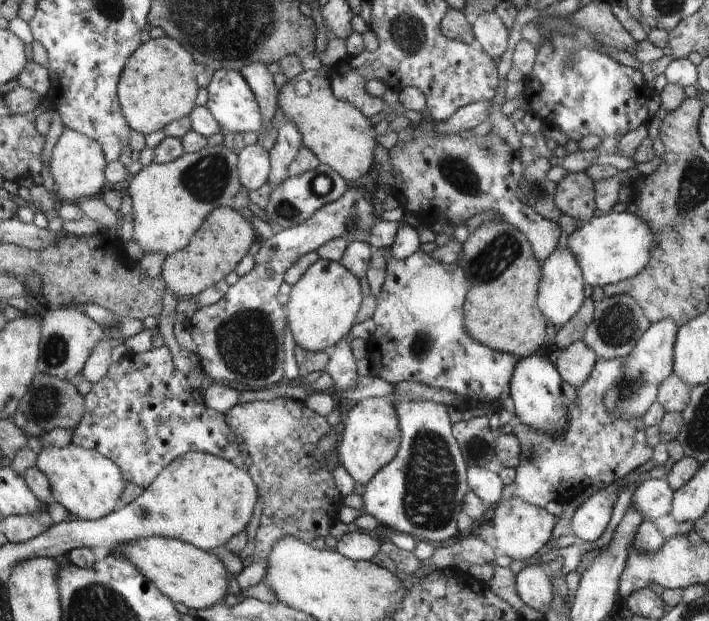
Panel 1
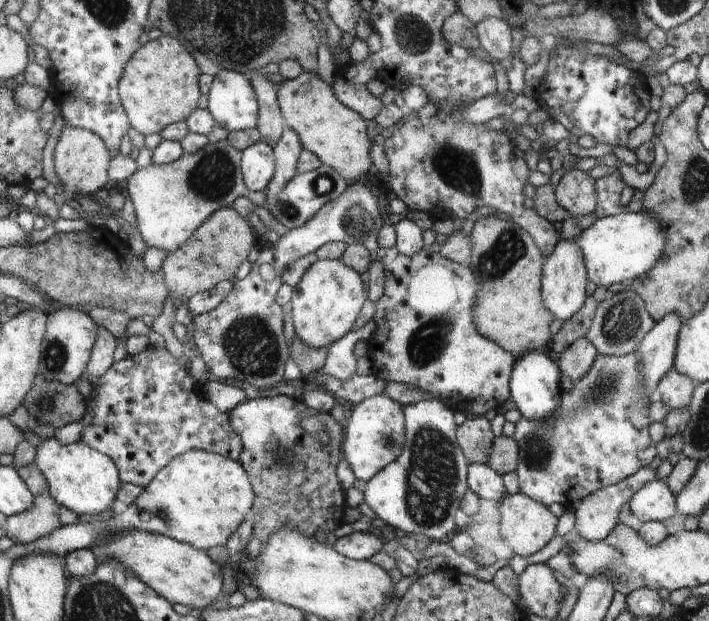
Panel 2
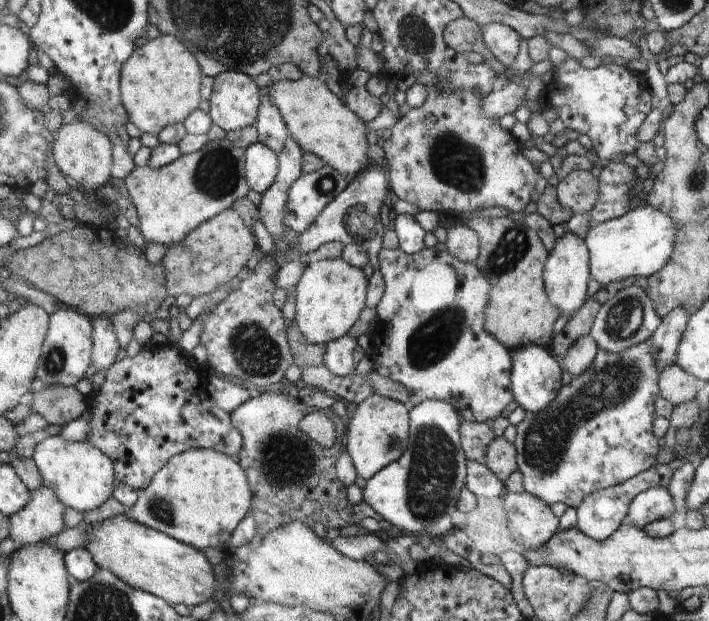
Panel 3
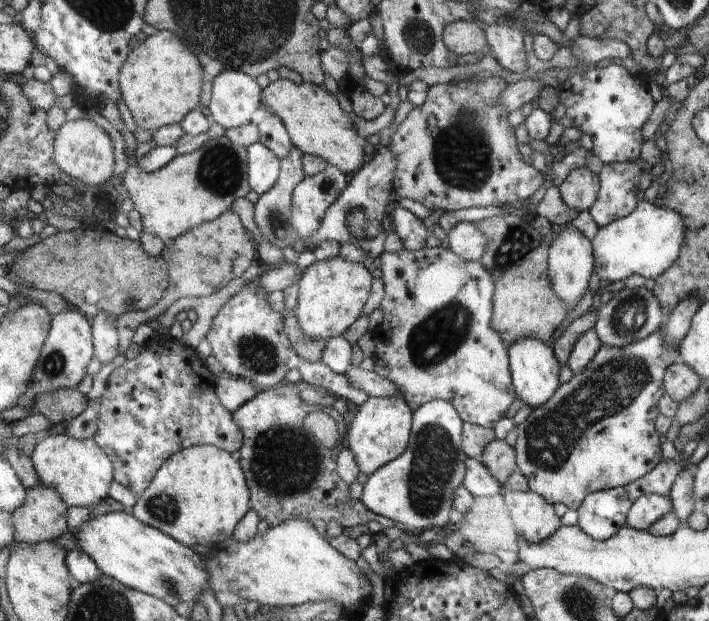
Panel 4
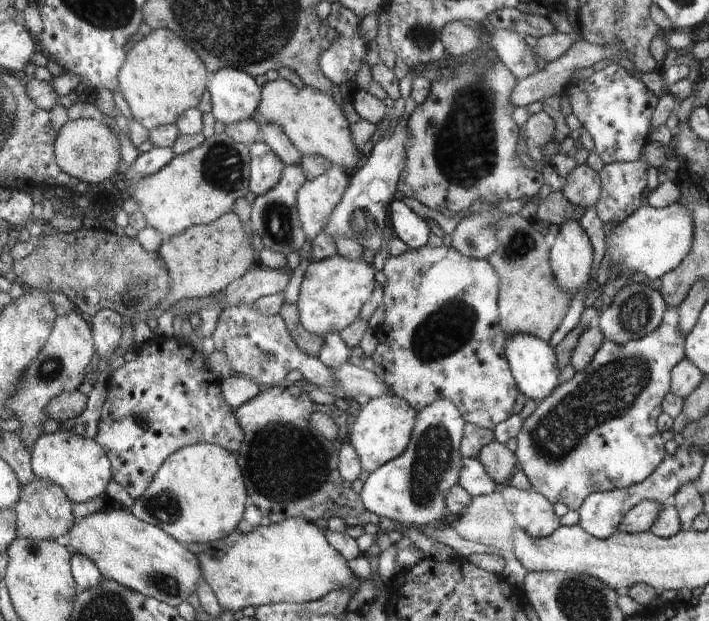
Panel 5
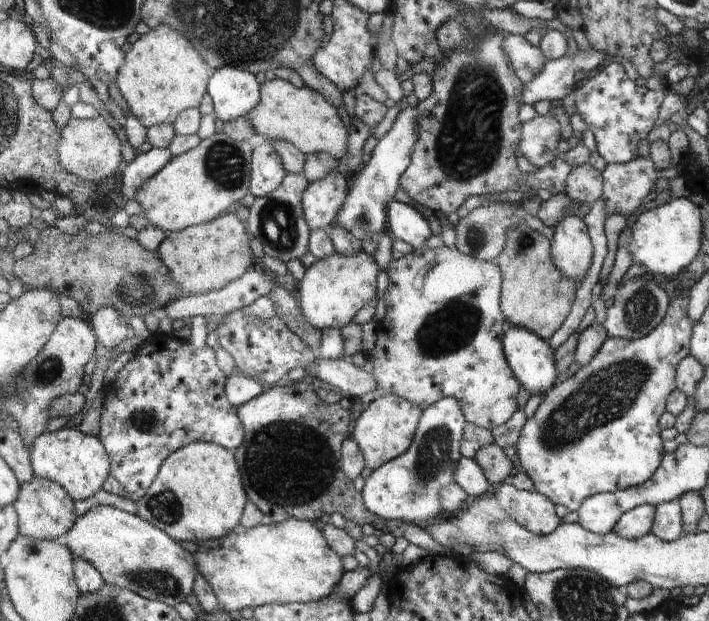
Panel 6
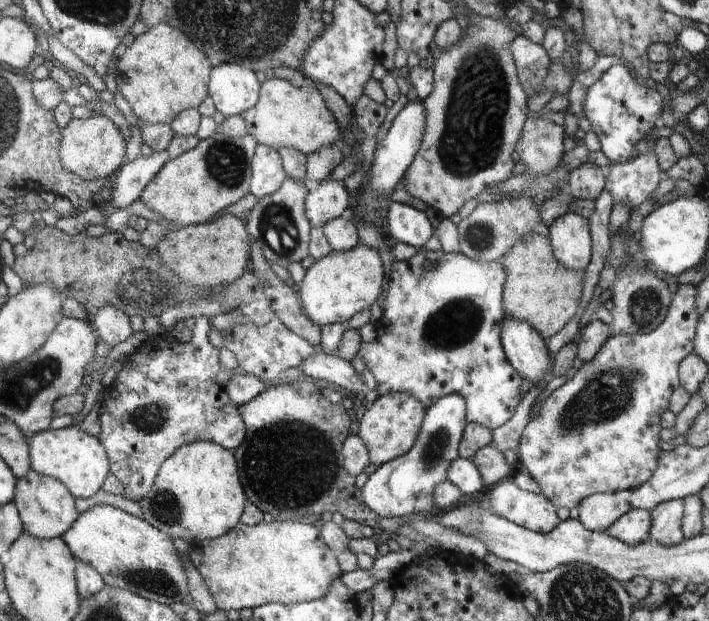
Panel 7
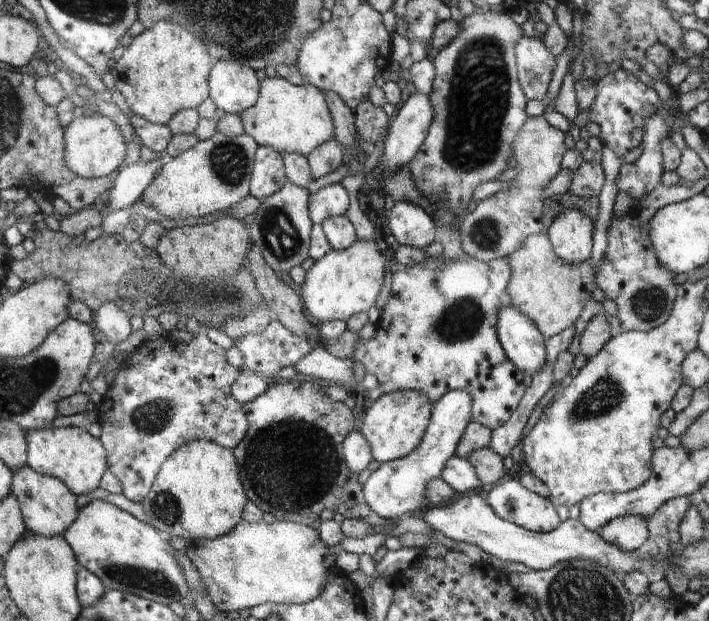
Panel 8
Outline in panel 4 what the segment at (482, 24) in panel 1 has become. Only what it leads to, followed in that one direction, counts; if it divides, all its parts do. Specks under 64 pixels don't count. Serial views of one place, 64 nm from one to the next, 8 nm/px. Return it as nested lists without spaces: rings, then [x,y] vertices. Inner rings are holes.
[[[494,24],[486,26],[484,34],[492,49],[492,56],[503,68],[516,73],[523,73],[529,69],[522,40],[523,34],[518,29]]]

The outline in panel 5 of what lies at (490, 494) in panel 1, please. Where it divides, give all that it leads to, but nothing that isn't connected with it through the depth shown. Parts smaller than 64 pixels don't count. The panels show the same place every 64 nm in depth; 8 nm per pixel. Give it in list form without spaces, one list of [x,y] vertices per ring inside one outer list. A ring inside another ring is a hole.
[[[469,457],[464,458],[459,486],[467,490],[470,497],[490,495],[499,488],[477,458],[472,459]]]

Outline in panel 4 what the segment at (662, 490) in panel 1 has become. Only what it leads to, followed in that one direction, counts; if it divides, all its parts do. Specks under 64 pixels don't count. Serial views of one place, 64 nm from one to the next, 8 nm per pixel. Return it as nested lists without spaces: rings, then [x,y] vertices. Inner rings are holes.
[[[645,494],[634,501],[628,511],[625,525],[634,530],[647,531],[651,524],[672,512],[672,503],[669,496],[660,494]]]

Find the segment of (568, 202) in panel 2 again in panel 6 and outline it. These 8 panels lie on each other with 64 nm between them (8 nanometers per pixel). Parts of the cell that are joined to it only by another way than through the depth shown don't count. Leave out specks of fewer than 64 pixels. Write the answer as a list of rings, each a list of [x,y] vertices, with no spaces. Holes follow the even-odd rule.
[[[589,163],[572,168],[565,194],[575,202],[592,205],[603,197],[603,176]]]

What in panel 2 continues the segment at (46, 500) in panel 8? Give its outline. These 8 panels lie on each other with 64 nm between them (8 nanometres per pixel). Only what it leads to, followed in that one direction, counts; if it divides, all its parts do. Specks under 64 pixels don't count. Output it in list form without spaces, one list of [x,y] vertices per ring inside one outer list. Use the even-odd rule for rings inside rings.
[[[48,495],[36,496],[30,510],[7,517],[6,536],[16,546],[26,546],[52,534],[61,525],[58,508],[57,502]]]

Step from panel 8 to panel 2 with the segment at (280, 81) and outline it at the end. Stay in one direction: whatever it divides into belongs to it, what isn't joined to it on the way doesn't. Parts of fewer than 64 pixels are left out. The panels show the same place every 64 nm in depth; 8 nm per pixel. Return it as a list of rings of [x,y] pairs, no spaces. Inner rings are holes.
[[[304,71],[294,80],[284,80],[277,86],[276,96],[286,126],[294,130],[303,149],[334,168],[348,184],[368,174],[372,166],[372,142],[368,140],[364,119],[348,105],[344,106],[338,96],[332,94],[332,88],[324,80],[320,82],[316,72]]]

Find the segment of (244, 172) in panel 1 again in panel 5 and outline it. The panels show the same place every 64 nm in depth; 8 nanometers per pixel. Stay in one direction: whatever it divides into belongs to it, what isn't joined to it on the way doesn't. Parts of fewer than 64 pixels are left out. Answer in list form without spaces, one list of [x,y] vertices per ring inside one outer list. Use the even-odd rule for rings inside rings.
[[[254,144],[250,150],[250,190],[257,196],[267,194],[282,175],[281,159],[265,144]]]

